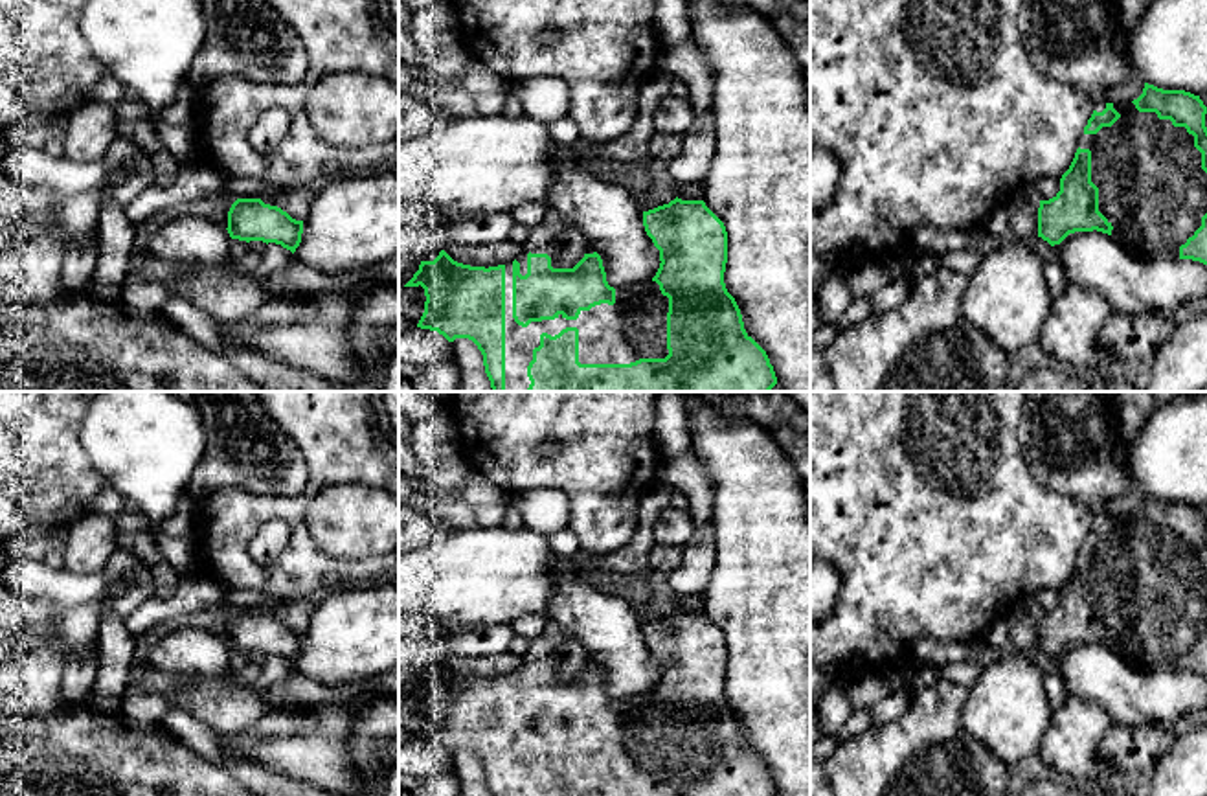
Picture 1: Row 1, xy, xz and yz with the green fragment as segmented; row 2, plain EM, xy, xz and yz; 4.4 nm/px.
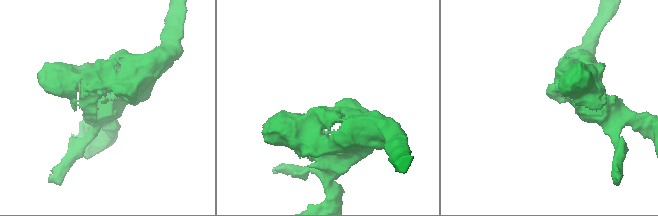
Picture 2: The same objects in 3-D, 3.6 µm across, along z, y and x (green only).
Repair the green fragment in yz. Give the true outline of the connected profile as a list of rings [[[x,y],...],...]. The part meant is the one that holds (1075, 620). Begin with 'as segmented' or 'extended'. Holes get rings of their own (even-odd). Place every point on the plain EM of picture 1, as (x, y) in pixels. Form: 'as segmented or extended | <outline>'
extended | [[[1148,495],[1132,515],[1095,511],[1060,603],[1040,612],[1038,649],[1055,658],[1069,645],[1097,642],[1141,671],[1179,669],[1207,677],[1205,526],[1200,507]]]

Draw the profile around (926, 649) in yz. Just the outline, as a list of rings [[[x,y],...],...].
[[[920,638],[913,643],[913,665],[950,665],[964,660],[976,660],[981,667],[987,667],[1001,656],[1001,647],[992,647],[983,638],[952,645],[944,645],[933,638]]]

